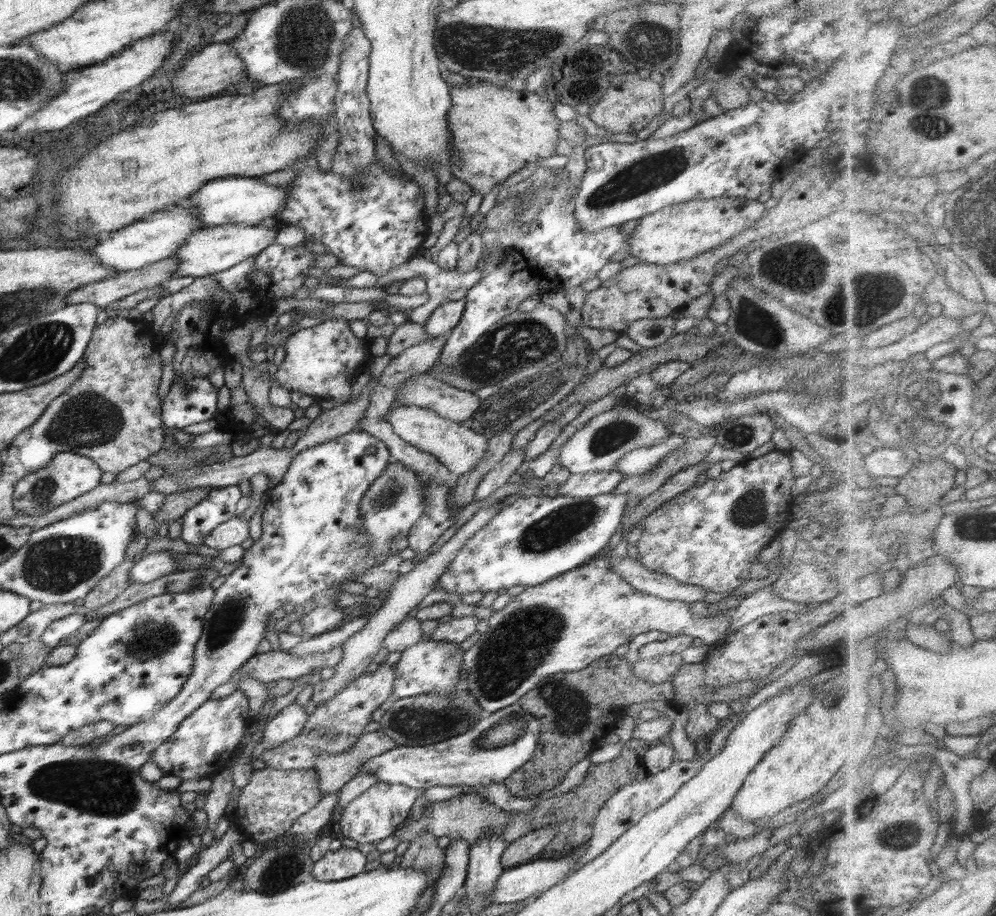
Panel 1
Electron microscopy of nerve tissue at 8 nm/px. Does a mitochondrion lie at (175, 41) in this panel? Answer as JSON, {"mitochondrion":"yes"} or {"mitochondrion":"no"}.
{"mitochondrion":"no"}

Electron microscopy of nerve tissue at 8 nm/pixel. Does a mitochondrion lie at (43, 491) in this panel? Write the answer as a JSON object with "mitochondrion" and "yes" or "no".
{"mitochondrion":"yes"}

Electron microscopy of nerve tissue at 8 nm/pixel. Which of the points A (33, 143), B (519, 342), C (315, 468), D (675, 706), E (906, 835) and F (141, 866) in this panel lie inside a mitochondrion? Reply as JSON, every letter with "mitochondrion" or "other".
{"A":"other","B":"mitochondrion","C":"other","D":"other","E":"mitochondrion","F":"other"}

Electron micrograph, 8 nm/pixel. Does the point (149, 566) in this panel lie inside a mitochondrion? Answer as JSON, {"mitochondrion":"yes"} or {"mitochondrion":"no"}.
{"mitochondrion":"no"}

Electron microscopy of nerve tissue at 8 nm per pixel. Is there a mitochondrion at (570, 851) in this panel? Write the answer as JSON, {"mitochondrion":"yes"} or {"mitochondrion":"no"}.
{"mitochondrion":"no"}

